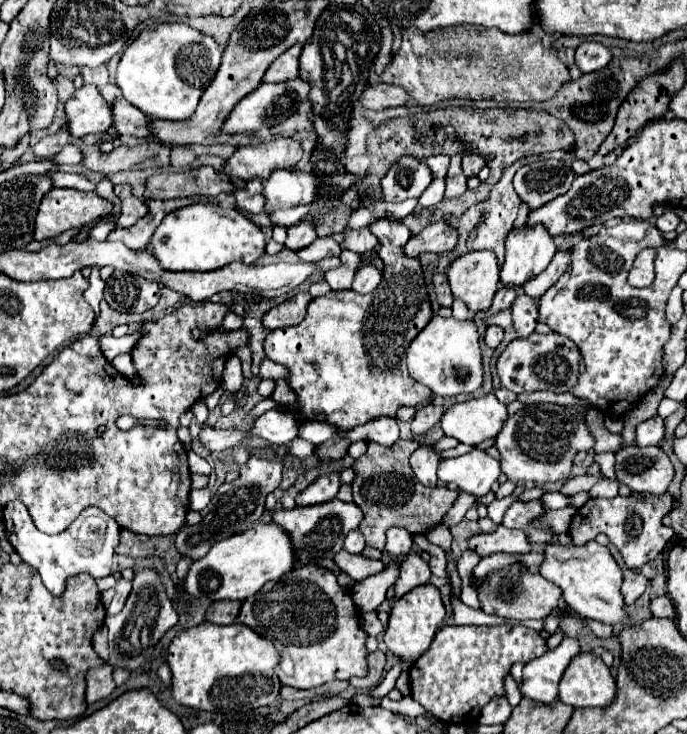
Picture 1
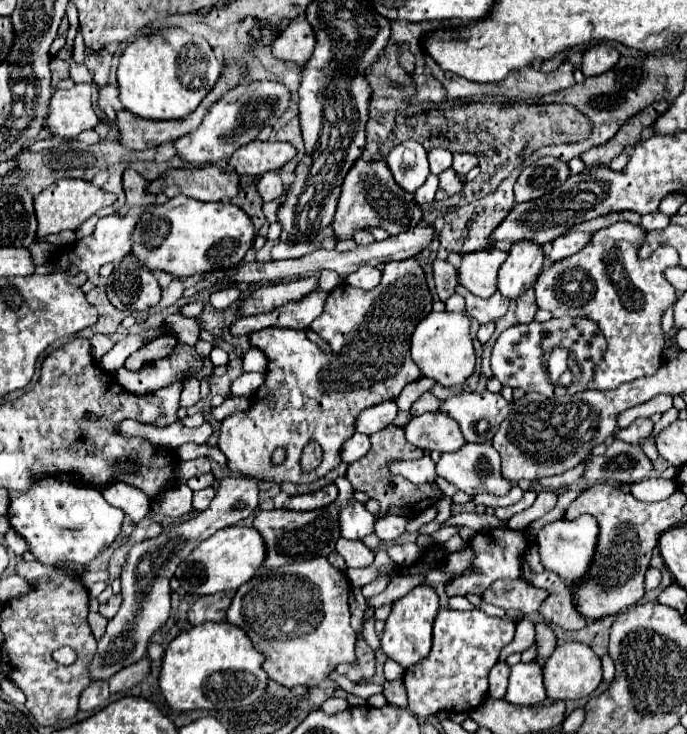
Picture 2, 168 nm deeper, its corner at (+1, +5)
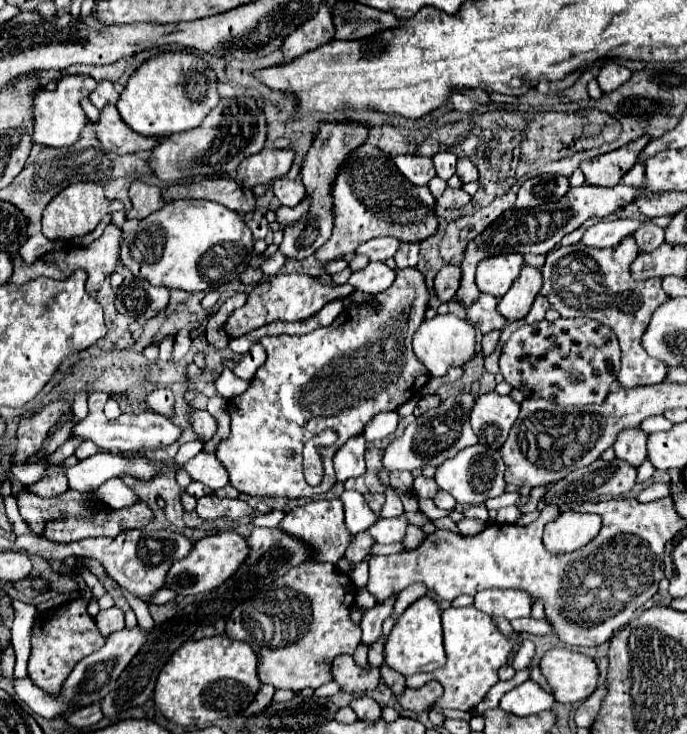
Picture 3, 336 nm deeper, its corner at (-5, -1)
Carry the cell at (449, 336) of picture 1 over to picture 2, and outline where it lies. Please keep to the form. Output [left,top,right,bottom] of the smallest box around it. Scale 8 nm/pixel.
[412,313,474,387]

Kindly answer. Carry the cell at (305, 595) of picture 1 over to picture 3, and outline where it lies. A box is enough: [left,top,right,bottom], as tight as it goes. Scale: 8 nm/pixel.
[226,563,362,689]

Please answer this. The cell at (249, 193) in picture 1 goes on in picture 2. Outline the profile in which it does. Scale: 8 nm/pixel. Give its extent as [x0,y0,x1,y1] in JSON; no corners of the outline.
[256,171,284,203]

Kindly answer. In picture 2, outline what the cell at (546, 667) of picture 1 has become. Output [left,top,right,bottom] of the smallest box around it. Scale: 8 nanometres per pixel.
[504,661,546,705]

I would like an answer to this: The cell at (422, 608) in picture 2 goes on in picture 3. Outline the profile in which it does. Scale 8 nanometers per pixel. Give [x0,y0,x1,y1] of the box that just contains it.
[384,597,446,677]

